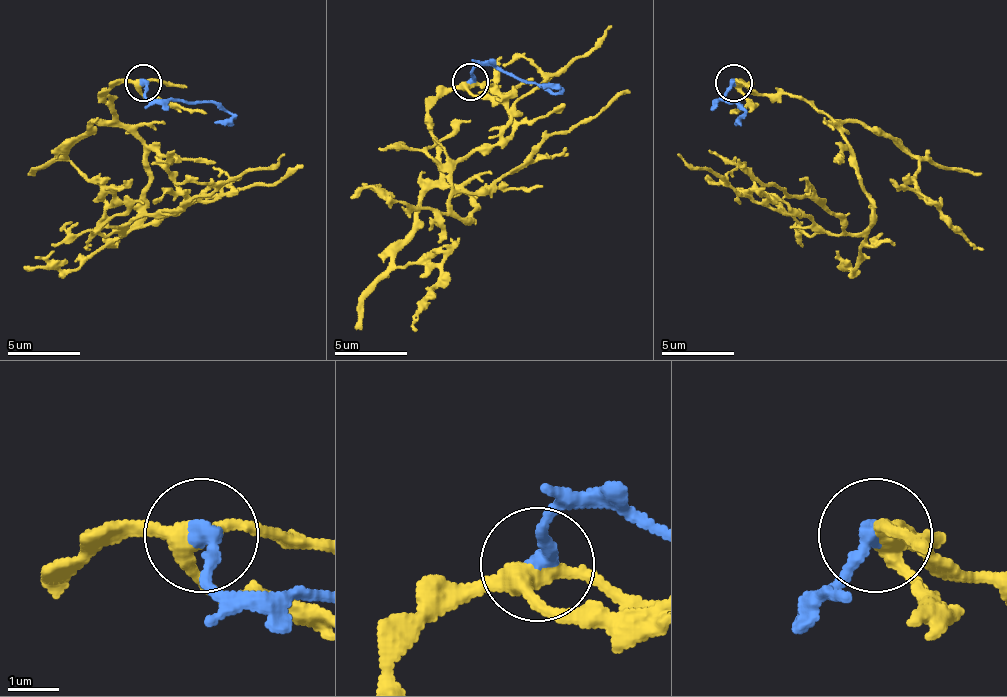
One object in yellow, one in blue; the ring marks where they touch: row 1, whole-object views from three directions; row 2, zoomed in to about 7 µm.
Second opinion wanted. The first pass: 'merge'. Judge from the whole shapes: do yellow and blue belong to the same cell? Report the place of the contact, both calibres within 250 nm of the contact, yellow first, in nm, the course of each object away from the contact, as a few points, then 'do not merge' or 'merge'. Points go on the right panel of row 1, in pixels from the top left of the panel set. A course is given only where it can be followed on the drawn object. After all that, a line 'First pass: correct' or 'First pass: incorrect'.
at (734, 83); 320 nm thick on the yellow side, 320 nm on the other; yellow runs (733, 83), (816, 105), (852, 149), (870, 214), (859, 232), (823, 232), (809, 217), (754, 203), (678, 152); blue runs (733, 83), (718, 98), (736, 102), (744, 116), (736, 123); merge
First pass: correct

